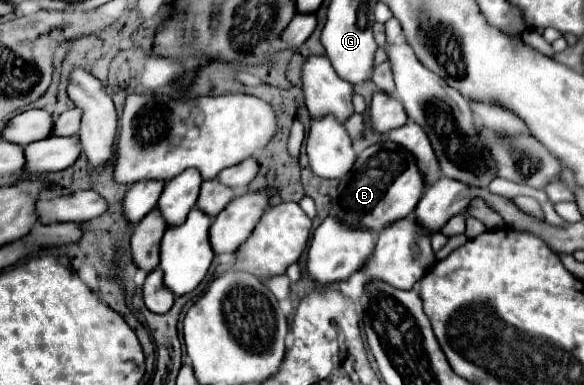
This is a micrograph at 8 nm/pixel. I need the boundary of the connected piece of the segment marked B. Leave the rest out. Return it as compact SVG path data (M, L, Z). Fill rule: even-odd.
M378 142L374 146L368 146L364 152L358 154L352 170L340 180L338 184L338 198L332 202L332 216L338 218L342 224L350 228L366 228L370 232L380 232L382 228L406 218L416 208L420 196L424 192L424 180L420 180L420 172L416 168L416 162L404 148L398 148L392 142Z

